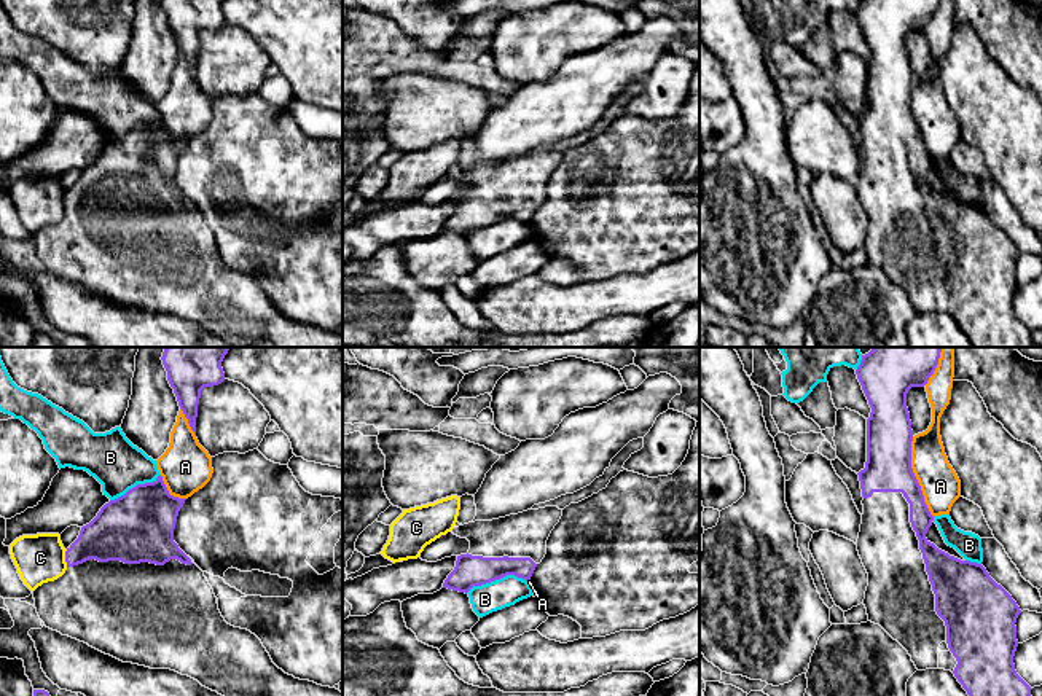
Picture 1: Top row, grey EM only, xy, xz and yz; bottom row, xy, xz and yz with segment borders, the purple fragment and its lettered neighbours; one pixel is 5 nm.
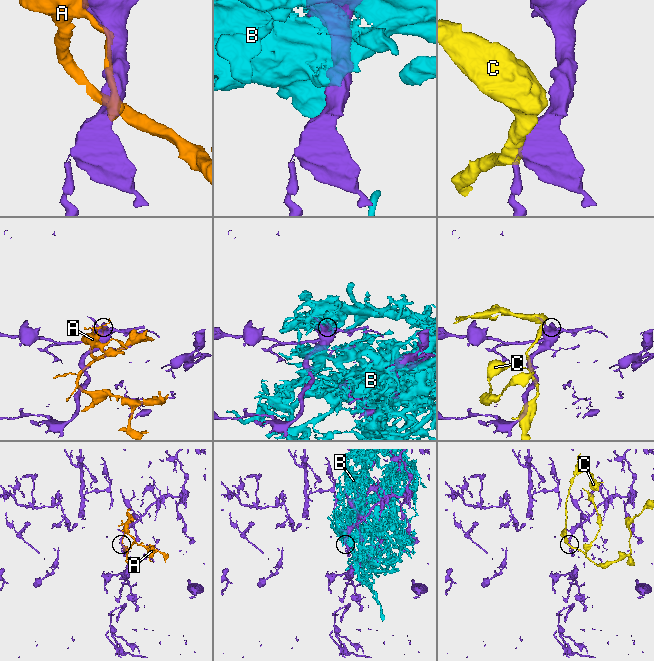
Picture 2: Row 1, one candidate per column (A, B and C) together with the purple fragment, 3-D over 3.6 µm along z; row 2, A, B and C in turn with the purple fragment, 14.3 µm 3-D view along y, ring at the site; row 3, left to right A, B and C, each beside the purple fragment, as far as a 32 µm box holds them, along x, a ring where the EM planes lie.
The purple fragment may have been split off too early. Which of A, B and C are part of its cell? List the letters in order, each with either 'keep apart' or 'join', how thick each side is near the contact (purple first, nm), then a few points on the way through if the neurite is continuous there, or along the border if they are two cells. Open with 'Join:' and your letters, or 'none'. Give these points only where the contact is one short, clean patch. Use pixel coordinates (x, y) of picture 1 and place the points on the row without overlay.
Join: none
A: keep apart | 240/200 nm
B: keep apart | 160/150 nm
C: keep apart | 240/240 nm

